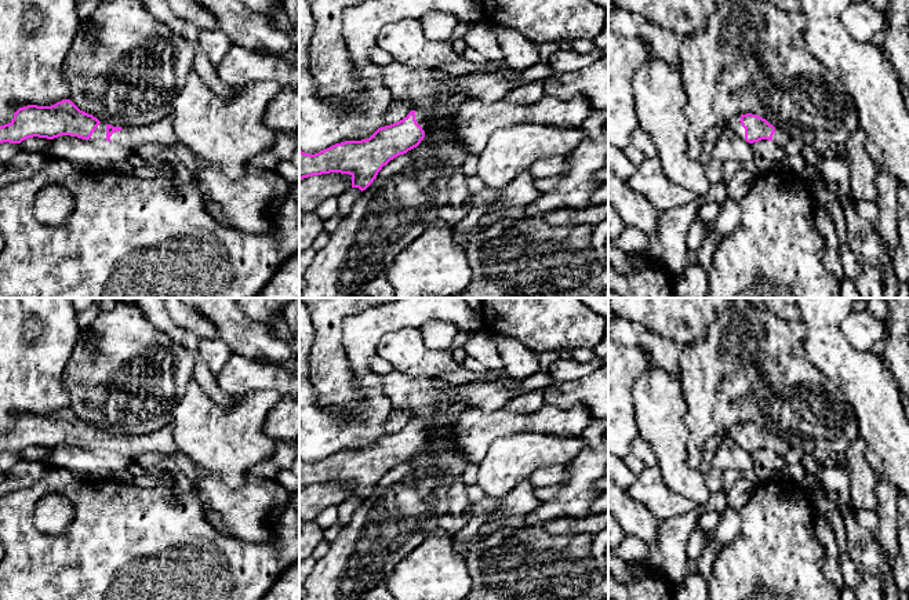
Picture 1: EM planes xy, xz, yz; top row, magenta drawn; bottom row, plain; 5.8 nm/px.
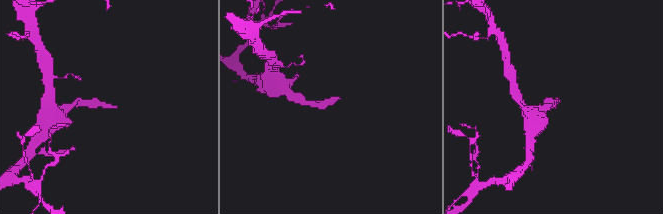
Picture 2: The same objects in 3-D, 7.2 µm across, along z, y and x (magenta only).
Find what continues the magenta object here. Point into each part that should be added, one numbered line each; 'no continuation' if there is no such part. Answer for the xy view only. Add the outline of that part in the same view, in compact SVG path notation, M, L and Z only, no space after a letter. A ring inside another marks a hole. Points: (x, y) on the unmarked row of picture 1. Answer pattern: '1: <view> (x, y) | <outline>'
1: xy (130, 446) | M172 423L154 433L121 436L120 440L112 443L110 451L121 455L124 459L153 452L174 454L177 452L177 446L172 440Z

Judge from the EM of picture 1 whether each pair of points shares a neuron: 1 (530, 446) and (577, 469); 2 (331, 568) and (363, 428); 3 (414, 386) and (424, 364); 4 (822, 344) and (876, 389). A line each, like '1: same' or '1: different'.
1: different
2: different
3: different
4: same

